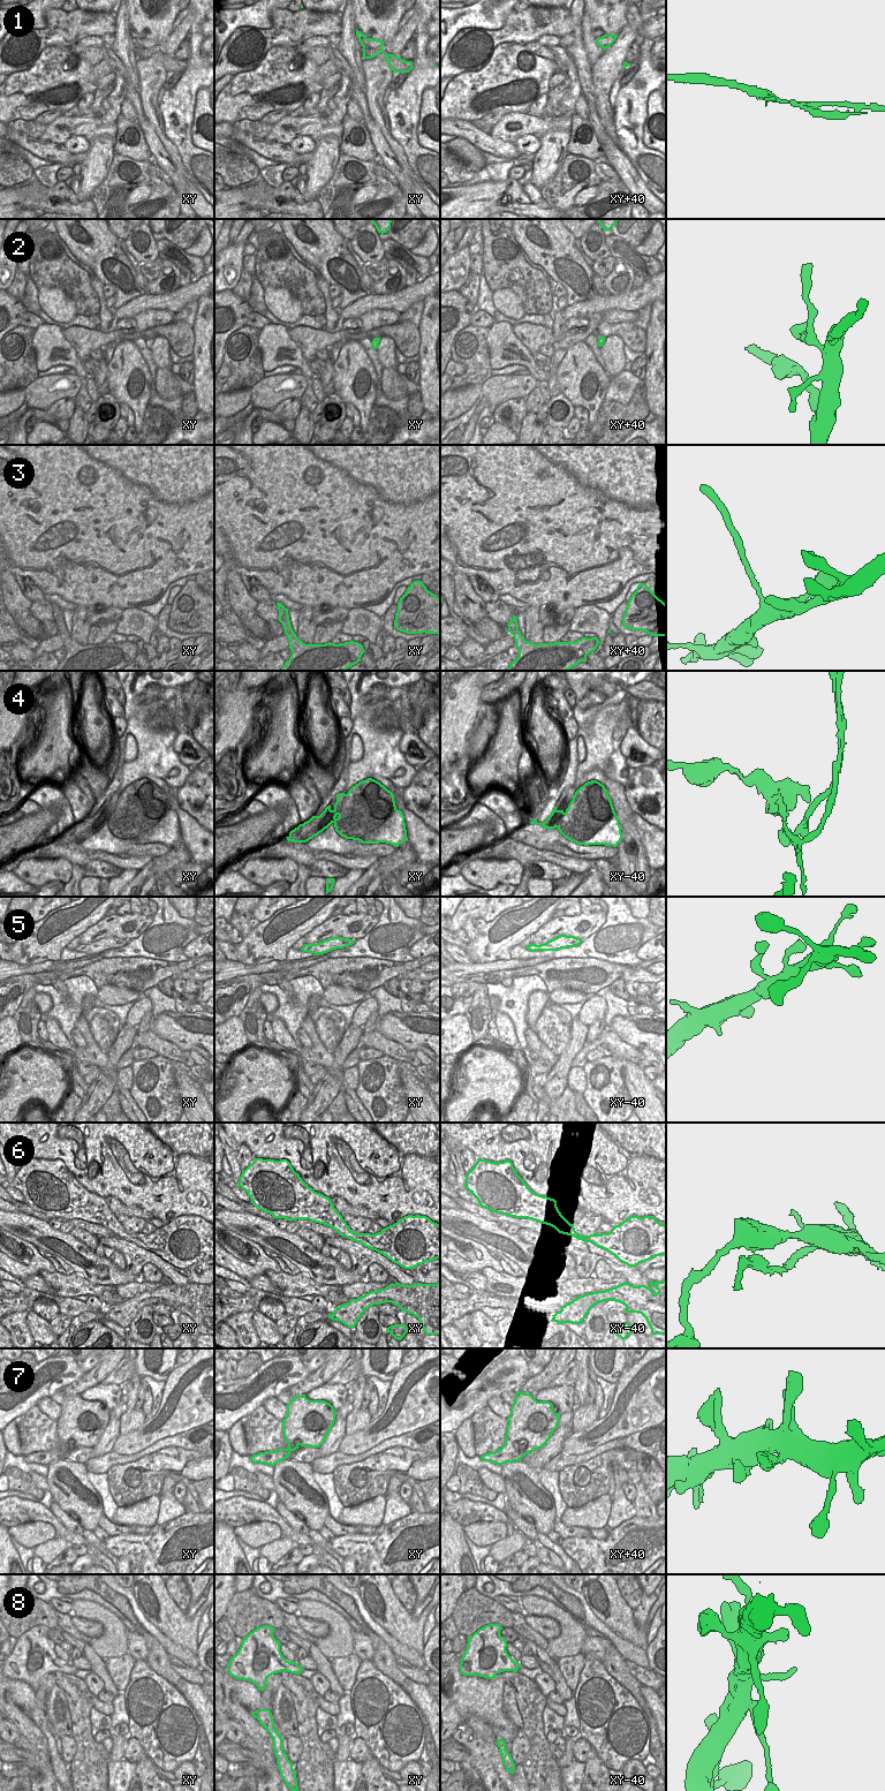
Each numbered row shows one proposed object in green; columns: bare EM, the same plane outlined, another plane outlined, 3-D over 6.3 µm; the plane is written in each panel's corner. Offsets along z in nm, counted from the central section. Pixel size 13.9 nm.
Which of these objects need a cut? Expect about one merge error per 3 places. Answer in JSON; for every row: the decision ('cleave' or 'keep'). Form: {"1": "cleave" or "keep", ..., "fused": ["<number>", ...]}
{"1": "keep", "2": "keep", "3": "cleave", "4": "cleave", "5": "keep", "6": "keep", "7": "keep", "8": "keep", "fused": ["3", "4"]}

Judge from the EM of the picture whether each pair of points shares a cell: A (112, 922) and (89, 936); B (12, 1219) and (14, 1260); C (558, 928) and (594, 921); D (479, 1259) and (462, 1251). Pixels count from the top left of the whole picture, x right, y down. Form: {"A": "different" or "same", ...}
{"A": "same", "B": "different", "C": "same", "D": "same"}

